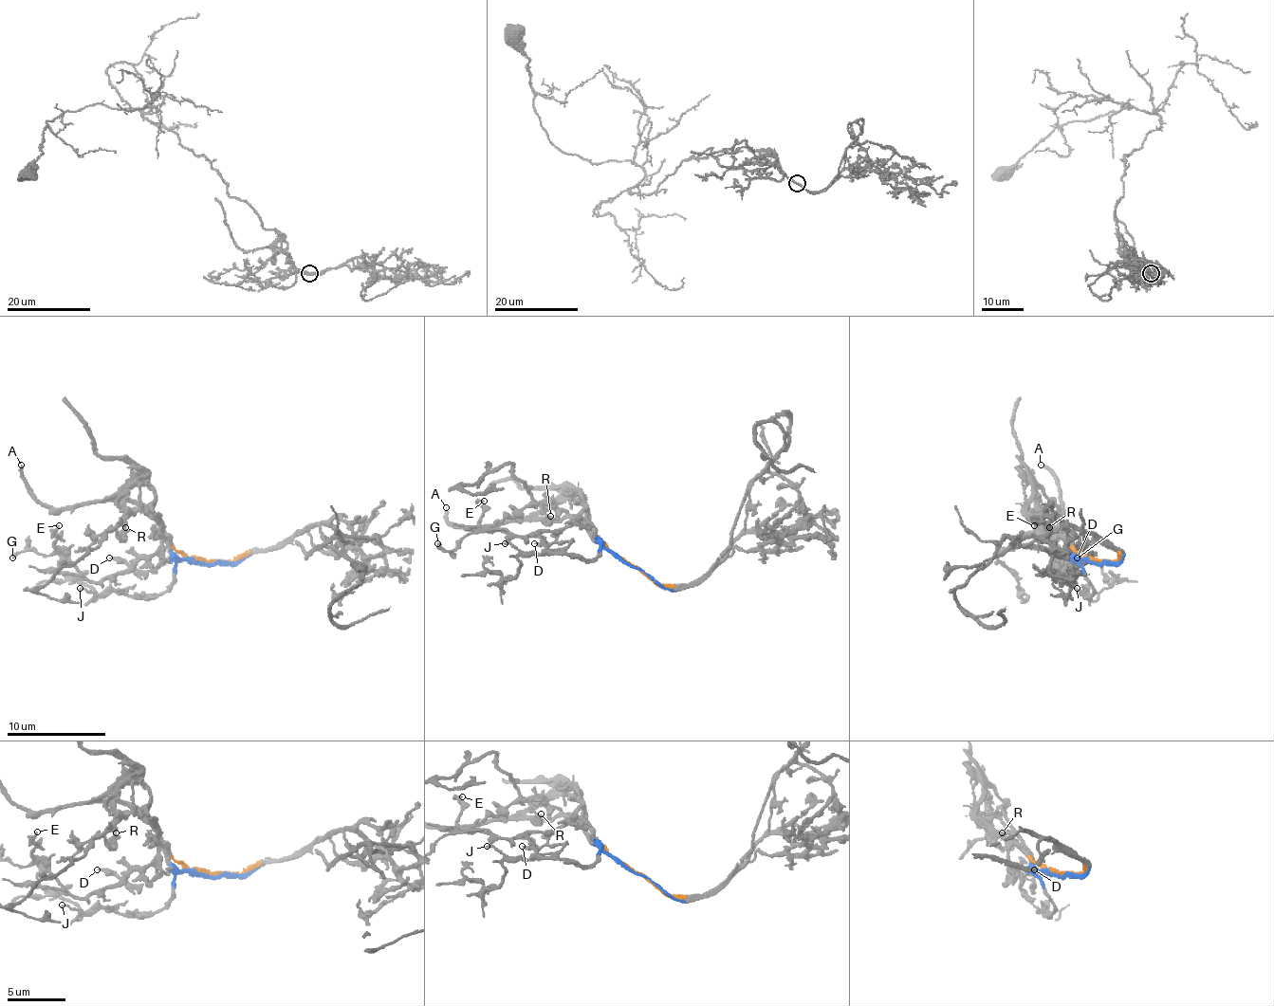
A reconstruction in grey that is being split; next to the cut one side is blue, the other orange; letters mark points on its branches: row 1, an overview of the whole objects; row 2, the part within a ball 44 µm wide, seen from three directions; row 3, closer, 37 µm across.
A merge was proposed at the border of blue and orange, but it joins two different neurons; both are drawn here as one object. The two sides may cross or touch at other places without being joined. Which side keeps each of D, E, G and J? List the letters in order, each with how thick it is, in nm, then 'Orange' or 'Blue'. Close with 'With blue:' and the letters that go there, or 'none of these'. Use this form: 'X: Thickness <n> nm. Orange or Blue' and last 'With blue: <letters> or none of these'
D: Thickness 260 nm. Orange
E: Thickness 200 nm. Orange
G: Thickness 320 nm. Orange
J: Thickness 160 nm. Blue
With blue: J

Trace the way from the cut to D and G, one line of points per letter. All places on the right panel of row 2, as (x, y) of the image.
D: (1100, 561), (1091, 561), (1059, 536), (1056, 554), (1071, 566), (1076, 558)
G: (1100, 561), (1091, 561), (1059, 536), (1056, 554), (1068, 581), (1063, 554), (1083, 551), (1076, 558)

